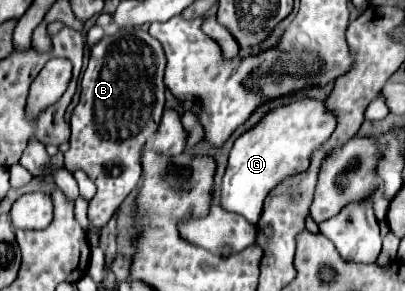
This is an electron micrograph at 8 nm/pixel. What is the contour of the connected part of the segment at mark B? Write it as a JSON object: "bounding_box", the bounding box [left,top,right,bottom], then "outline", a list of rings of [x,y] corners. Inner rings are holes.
{"bounding_box":[64,28,166,228],"outline":[[[120,28],[114,34],[106,34],[90,54],[88,68],[82,76],[80,102],[74,108],[70,126],[70,150],[64,154],[64,168],[68,172],[84,170],[88,178],[96,184],[96,196],[88,204],[88,220],[94,228],[104,228],[122,200],[138,186],[142,176],[142,146],[158,130],[164,112],[164,68],[166,56],[158,40],[154,40],[144,28]]]}

